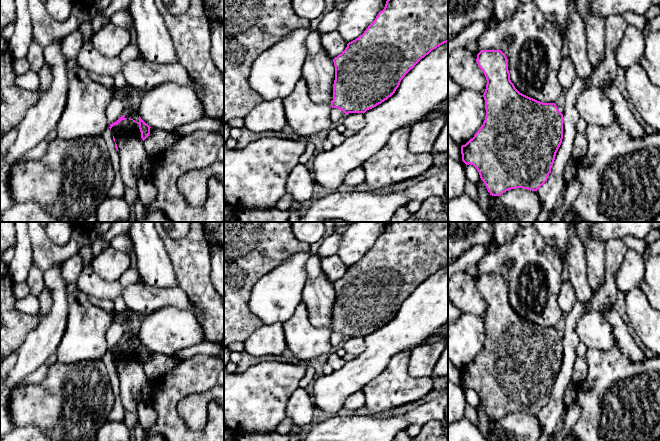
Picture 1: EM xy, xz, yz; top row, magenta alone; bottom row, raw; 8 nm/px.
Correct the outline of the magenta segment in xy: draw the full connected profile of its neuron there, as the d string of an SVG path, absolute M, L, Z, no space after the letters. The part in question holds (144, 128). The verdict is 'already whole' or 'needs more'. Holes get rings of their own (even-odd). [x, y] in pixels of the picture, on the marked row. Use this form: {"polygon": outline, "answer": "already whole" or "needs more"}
{"polygon": "M139 116L139 121L135 122L139 125L139 129L141 132L141 138L144 141L150 134L150 126L148 124L146 124L141 117Z", "answer": "already whole"}

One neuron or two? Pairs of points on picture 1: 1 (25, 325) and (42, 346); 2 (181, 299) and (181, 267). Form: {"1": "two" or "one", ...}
{"1": "two", "2": "two"}

